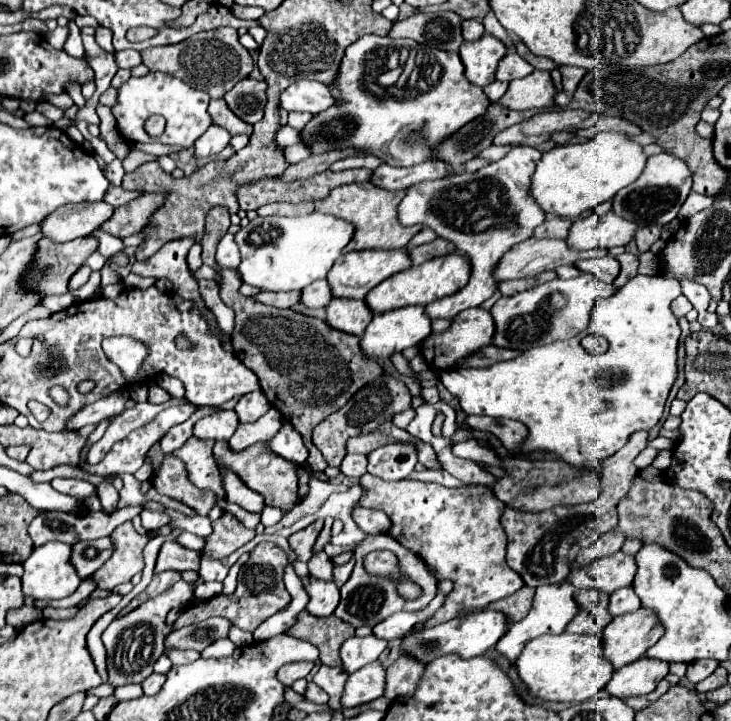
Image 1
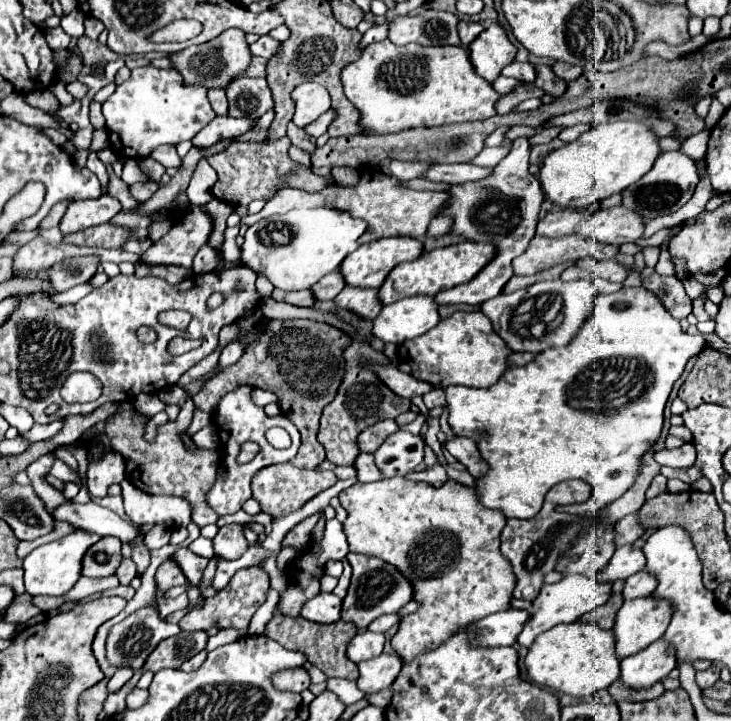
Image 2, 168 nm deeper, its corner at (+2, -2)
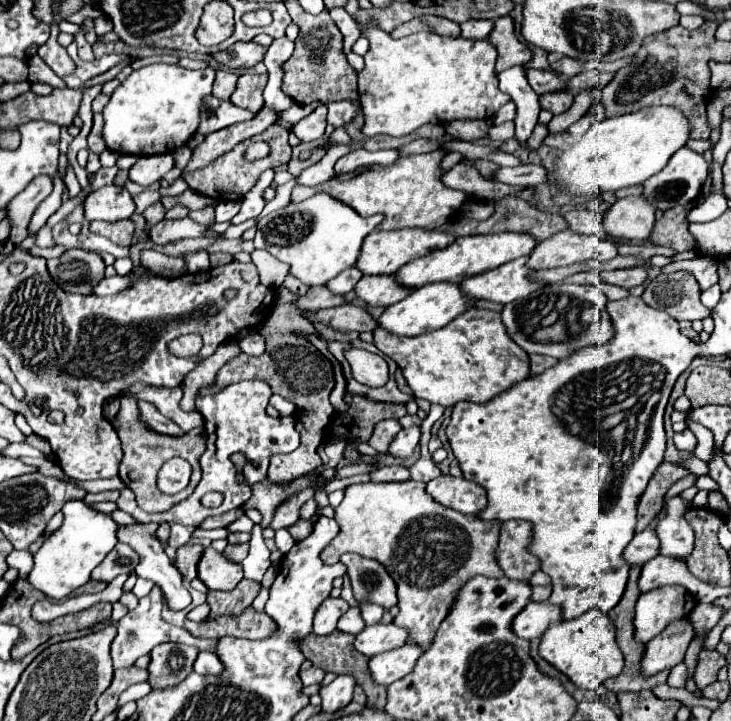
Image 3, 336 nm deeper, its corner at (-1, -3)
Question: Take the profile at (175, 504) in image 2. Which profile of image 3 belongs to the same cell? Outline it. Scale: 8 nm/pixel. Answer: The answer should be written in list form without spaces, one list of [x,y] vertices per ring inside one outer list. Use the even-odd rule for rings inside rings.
[[[244,380],[244,382],[236,382],[232,386],[226,386],[224,390],[220,390],[218,394],[212,396],[198,396],[196,398],[196,408],[200,410],[200,414],[204,416],[204,426],[206,426],[206,434],[208,434],[208,442],[206,442],[206,452],[200,458],[202,464],[202,480],[196,486],[196,490],[182,502],[174,504],[172,510],[166,512],[156,512],[156,514],[148,514],[138,506],[136,498],[130,488],[122,488],[120,498],[116,500],[118,508],[127,512],[138,523],[162,524],[162,522],[176,522],[182,526],[200,526],[204,518],[208,516],[218,516],[224,514],[232,508],[242,508],[242,504],[250,498],[250,486],[254,482],[260,482],[266,476],[268,470],[268,460],[272,454],[278,452],[292,452],[300,446],[300,434],[294,428],[294,416],[286,416],[286,418],[270,418],[266,414],[266,404],[272,396],[272,390],[268,384],[260,382],[260,380]],[[234,452],[244,452],[246,458],[250,460],[242,474],[244,474],[244,482],[236,480],[236,466],[232,464],[230,456]],[[206,492],[220,492],[224,496],[224,502],[218,508],[204,508],[202,506],[202,496]]]

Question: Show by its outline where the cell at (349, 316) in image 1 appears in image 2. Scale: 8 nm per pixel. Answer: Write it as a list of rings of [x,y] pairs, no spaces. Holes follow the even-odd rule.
[[[347,285],[335,297],[335,303],[337,303],[337,307],[351,309],[357,315],[373,321],[377,317],[377,313],[381,311],[381,303],[379,303],[379,295],[377,293],[379,293],[379,289],[361,289],[361,287]]]

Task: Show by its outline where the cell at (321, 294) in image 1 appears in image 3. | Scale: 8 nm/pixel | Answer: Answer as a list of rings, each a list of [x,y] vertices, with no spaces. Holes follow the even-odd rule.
[[[352,266],[352,268],[340,272],[338,276],[334,276],[326,286],[328,286],[328,290],[332,290],[332,294],[340,294],[340,296],[344,296],[344,294],[348,294],[348,292],[356,286],[356,282],[358,282],[360,278],[362,278],[360,270]]]

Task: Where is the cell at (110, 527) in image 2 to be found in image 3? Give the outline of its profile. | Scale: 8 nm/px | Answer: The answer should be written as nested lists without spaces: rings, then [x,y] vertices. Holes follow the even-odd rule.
[[[118,524],[118,530],[116,530],[116,536],[118,536],[118,542],[124,542],[124,544],[128,544],[128,546],[132,546],[134,550],[136,550],[136,554],[140,554],[140,564],[136,566],[136,574],[140,576],[140,578],[148,578],[148,580],[152,580],[154,584],[158,584],[160,588],[162,588],[162,592],[164,592],[164,596],[166,596],[166,600],[168,600],[168,604],[170,604],[170,608],[174,608],[174,610],[182,610],[182,608],[186,608],[188,604],[190,604],[190,594],[188,594],[188,590],[184,590],[184,586],[182,586],[182,576],[180,576],[180,572],[176,570],[176,566],[170,562],[170,558],[166,556],[166,552],[164,552],[164,546],[158,542],[158,538],[154,536],[154,532],[156,532],[156,528],[158,528],[158,524]]]

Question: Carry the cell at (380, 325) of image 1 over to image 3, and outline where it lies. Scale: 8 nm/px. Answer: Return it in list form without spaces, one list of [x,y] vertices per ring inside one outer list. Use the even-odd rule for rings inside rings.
[[[436,282],[436,284],[422,286],[420,290],[412,290],[404,300],[388,306],[382,312],[382,316],[376,318],[376,322],[378,322],[378,328],[382,328],[390,334],[420,336],[420,334],[426,334],[426,332],[432,332],[432,330],[446,326],[452,318],[456,318],[456,314],[462,314],[472,304],[474,304],[472,298],[464,298],[464,294],[460,294],[458,284]]]

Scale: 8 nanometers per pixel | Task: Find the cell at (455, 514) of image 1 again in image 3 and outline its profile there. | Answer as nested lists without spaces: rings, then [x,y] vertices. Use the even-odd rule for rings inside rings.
[[[364,482],[352,484],[344,490],[344,500],[336,508],[336,522],[340,534],[334,542],[320,554],[326,564],[334,564],[342,554],[356,552],[366,558],[374,558],[398,584],[398,608],[400,614],[394,618],[396,626],[408,628],[408,640],[418,646],[430,646],[440,622],[448,616],[452,604],[456,602],[456,592],[474,576],[502,578],[504,572],[496,560],[500,520],[480,520],[474,516],[460,514],[452,508],[436,502],[428,492],[424,482]]]

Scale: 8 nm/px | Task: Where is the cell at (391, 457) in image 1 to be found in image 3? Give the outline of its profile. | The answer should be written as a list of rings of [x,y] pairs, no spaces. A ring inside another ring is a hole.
[[[412,426],[412,428],[402,428],[394,440],[390,442],[390,448],[388,448],[388,454],[392,454],[394,458],[400,458],[400,460],[406,460],[412,456],[414,448],[418,446],[418,440],[420,440],[420,428],[418,426]]]

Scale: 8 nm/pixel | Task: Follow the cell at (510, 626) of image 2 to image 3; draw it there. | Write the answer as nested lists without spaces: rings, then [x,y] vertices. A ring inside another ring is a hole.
[[[530,602],[512,620],[512,632],[524,640],[532,640],[532,638],[540,638],[544,634],[544,630],[554,622],[560,622],[558,606],[552,606],[548,602],[544,602],[544,604]]]

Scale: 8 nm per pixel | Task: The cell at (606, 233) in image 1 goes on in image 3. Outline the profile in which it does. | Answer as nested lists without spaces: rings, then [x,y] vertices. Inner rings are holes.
[[[628,196],[616,200],[602,218],[604,232],[624,240],[644,240],[654,228],[656,210],[644,202],[642,196]]]

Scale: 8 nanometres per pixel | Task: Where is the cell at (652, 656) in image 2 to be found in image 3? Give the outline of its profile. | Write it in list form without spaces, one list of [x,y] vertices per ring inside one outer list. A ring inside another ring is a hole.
[[[676,620],[664,634],[658,634],[652,642],[646,644],[646,650],[640,658],[640,672],[644,676],[654,676],[662,670],[670,670],[684,660],[686,648],[694,638],[690,620]]]

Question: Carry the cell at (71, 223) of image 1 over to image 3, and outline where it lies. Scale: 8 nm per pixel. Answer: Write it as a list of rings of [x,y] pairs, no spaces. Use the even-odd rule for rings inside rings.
[[[104,186],[88,194],[84,202],[84,218],[88,222],[92,220],[118,222],[130,218],[134,214],[134,208],[136,208],[134,200],[124,188]]]

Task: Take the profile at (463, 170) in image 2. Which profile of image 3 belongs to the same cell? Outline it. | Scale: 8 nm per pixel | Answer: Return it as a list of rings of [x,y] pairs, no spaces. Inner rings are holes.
[[[520,164],[514,168],[500,168],[492,174],[492,180],[518,186],[536,186],[546,180],[546,170],[536,164]]]

